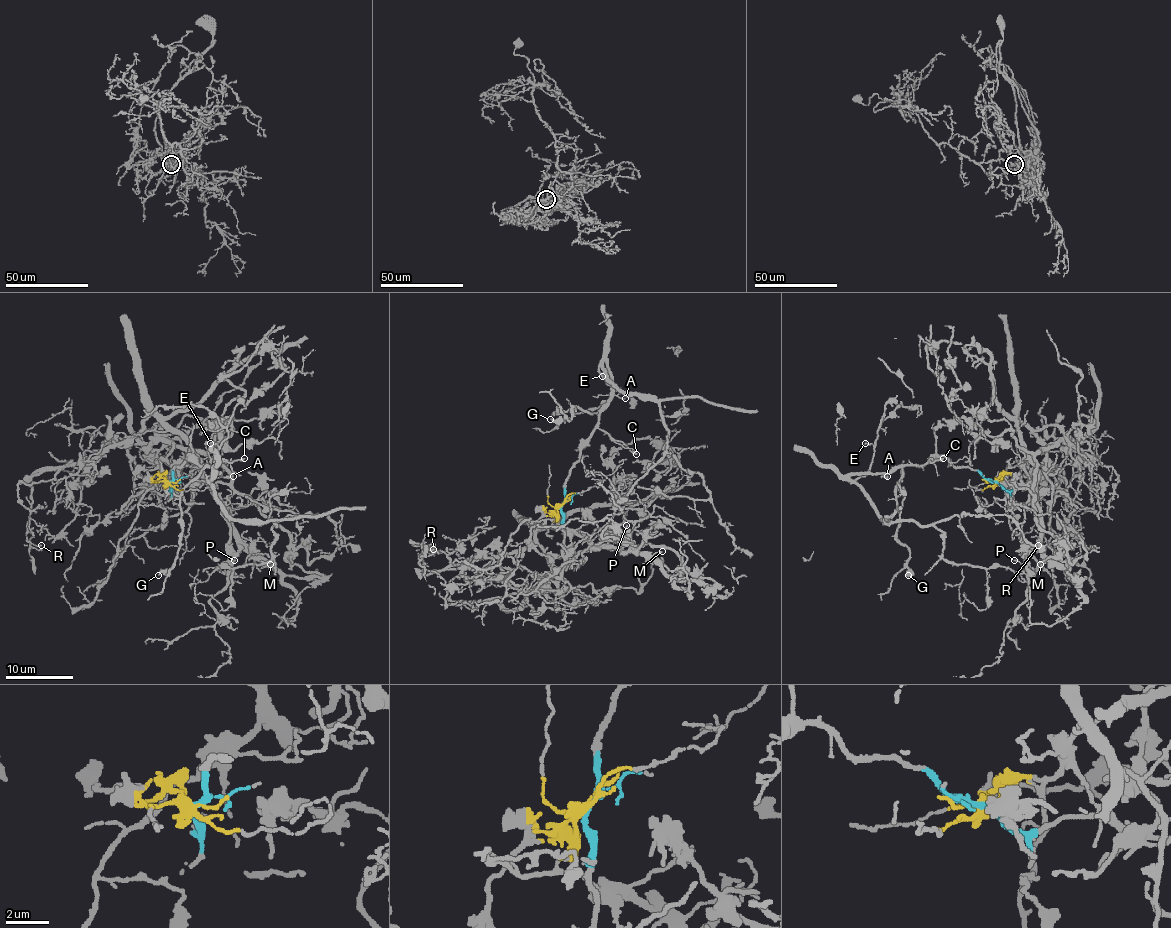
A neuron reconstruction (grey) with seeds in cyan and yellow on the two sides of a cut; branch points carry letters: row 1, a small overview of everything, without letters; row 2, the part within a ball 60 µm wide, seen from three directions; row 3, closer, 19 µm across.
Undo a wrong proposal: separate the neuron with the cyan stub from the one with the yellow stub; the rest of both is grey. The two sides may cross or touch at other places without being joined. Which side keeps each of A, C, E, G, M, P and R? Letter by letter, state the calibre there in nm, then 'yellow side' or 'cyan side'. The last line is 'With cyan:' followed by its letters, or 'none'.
A: 110 nm thick; cyan side
C: 260 nm thick; cyan side
E: 150 nm thick; cyan side
G: 200 nm thick; cyan side
M: 150 nm thick; yellow side
P: 140 nm thick; yellow side
R: 120 nm thick; yellow side
With cyan: A, C, E, G

